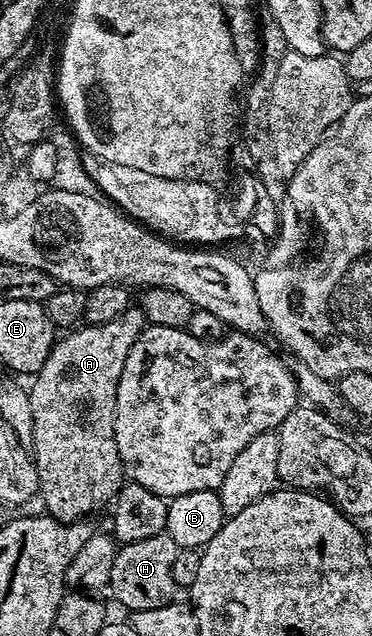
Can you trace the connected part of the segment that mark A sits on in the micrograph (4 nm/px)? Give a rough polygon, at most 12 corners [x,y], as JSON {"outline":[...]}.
{"outline":[[130,306],[54,341],[28,387],[48,517],[126,477],[115,400],[146,324]]}

